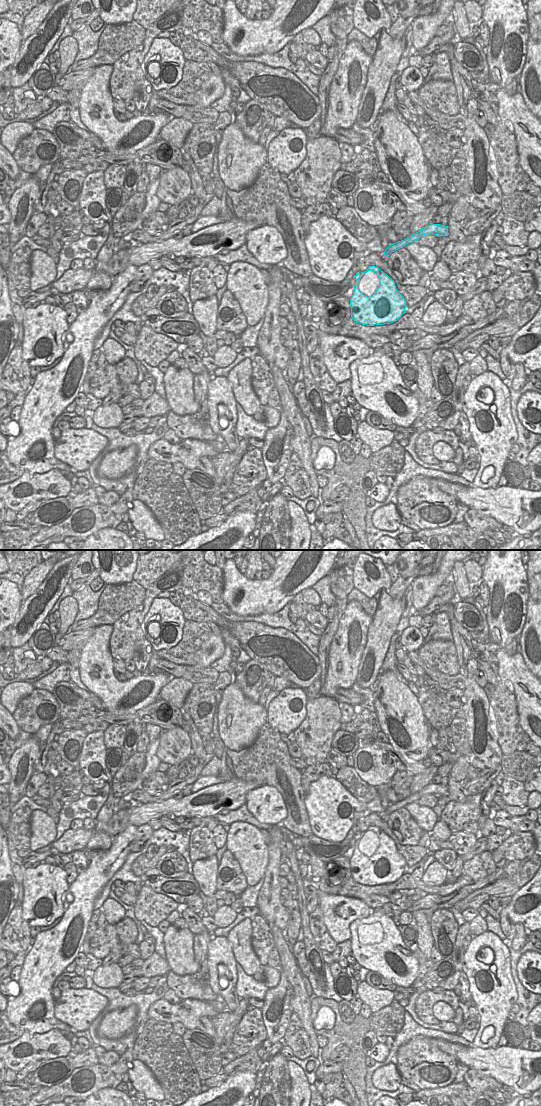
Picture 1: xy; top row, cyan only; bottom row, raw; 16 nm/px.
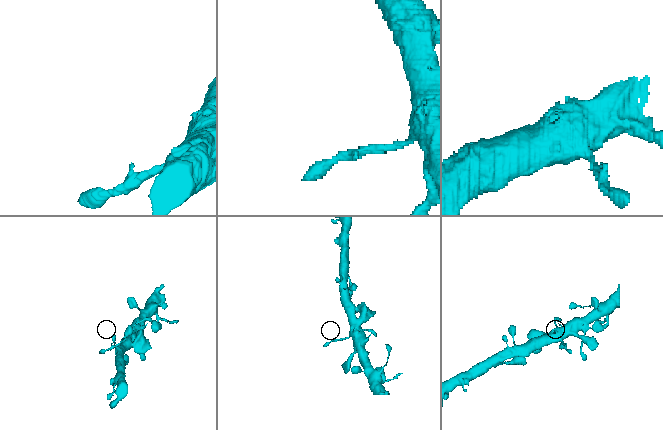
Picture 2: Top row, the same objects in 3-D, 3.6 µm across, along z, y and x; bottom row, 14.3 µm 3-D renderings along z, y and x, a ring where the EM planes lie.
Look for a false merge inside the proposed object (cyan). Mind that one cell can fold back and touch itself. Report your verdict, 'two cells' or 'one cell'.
one cell

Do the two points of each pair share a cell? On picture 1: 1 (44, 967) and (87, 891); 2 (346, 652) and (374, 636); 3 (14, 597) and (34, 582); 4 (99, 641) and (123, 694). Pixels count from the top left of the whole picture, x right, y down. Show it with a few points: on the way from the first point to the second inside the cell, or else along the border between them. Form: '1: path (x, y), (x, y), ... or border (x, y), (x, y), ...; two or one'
1: path (56, 948), (61, 942), (62, 931), (78, 910); one
2: border (372, 618), (360, 662); two
3: border (19, 592), (24, 600); two
4: path (99, 654), (102, 673), (110, 681); one

